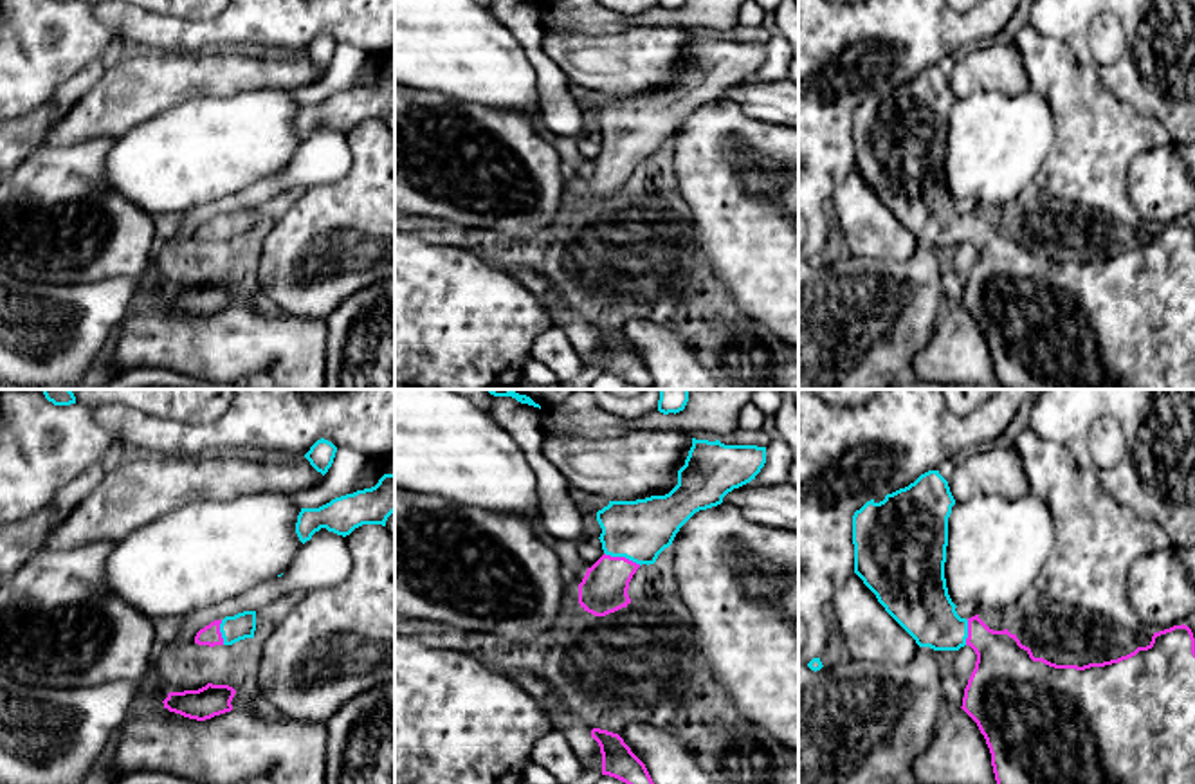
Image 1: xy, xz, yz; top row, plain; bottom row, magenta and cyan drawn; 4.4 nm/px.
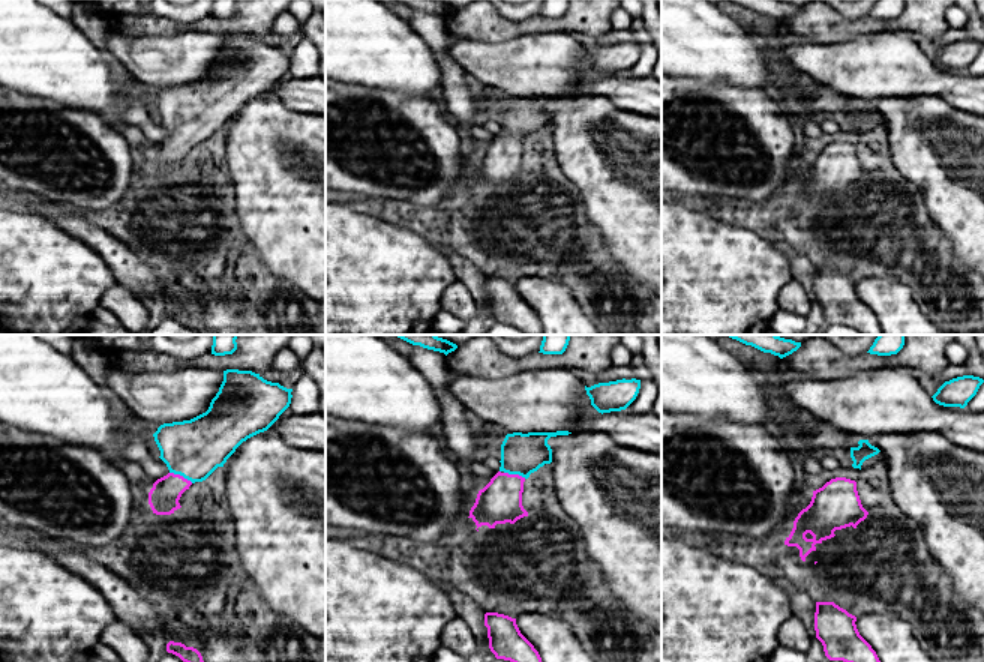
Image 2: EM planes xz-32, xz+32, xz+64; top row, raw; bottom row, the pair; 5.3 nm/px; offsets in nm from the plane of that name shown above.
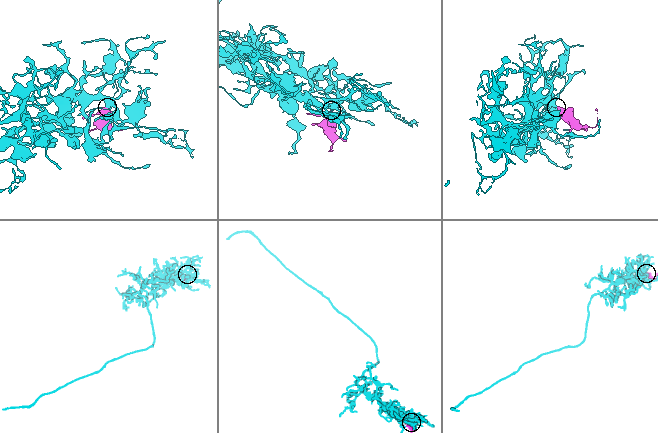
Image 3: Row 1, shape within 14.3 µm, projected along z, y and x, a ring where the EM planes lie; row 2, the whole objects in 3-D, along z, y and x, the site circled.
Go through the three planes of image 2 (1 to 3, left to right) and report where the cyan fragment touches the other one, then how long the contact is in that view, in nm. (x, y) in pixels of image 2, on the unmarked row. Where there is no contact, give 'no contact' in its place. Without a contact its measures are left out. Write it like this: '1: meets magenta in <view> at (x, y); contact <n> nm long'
1: meets magenta in xz-32 at (182, 140); contact 140 nm long
2: meets magenta in xz+32 at (515, 138); contact 120 nm long
3: no contact

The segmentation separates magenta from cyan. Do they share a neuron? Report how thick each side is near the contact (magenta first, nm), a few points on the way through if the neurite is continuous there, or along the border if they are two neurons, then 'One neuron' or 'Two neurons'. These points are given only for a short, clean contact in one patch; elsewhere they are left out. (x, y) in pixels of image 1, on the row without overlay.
Thickness 200 nm (magenta) against 280 nm. Path across: xz (604, 184), (622, 154), (628, 137), (638, 127). One neuron

